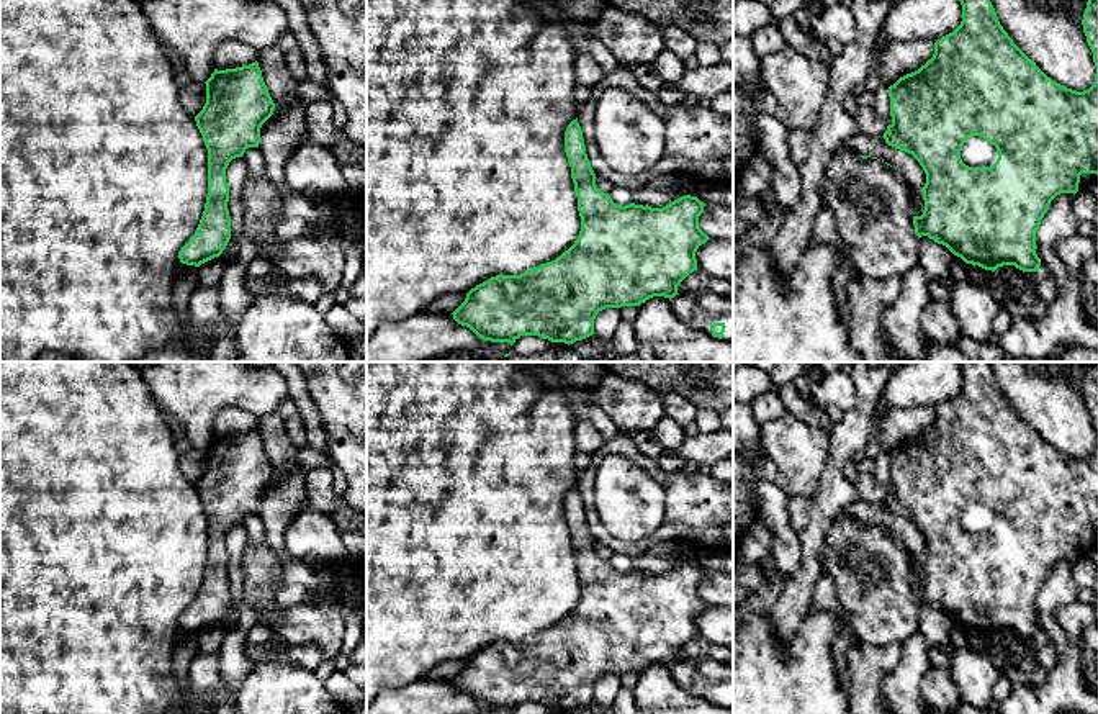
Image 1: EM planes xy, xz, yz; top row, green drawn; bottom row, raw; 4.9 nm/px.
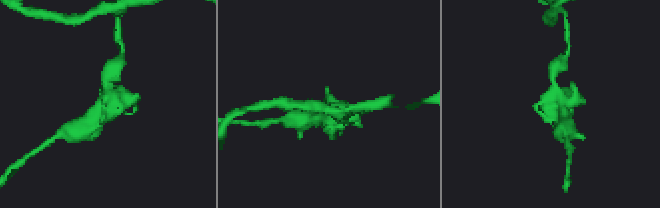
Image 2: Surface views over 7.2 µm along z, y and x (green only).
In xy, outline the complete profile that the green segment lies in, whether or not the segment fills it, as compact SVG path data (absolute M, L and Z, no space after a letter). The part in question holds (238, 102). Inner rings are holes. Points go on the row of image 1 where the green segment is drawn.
M257 61L214 69L205 84L206 103L195 121L208 149L208 197L195 234L178 252L182 264L195 267L226 249L231 239L226 169L247 147L259 147L260 128L275 110Z

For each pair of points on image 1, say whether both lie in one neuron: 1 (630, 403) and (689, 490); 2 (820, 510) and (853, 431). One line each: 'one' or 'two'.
1: two
2: one

